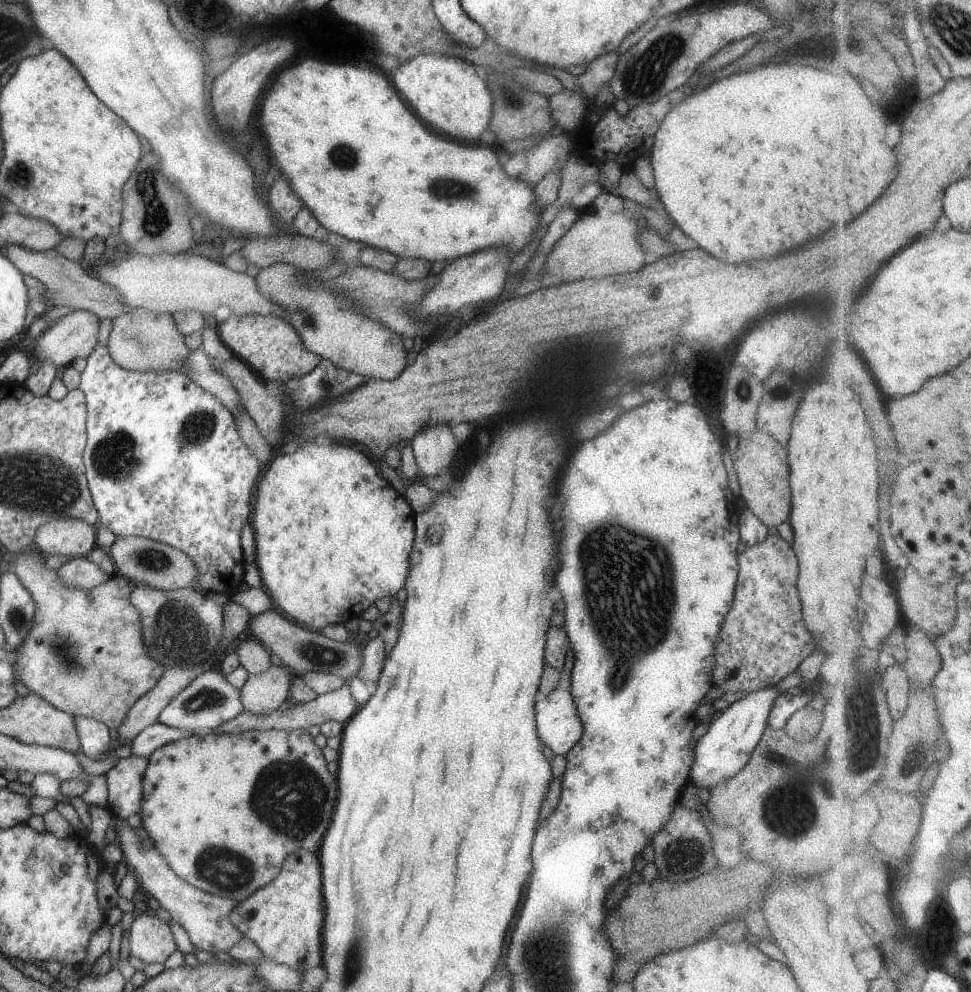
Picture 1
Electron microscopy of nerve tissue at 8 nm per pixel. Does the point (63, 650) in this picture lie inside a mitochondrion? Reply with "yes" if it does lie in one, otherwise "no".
yes

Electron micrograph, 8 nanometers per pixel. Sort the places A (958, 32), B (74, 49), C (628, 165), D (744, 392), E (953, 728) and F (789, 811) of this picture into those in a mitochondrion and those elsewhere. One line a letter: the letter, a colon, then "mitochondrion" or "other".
A: mitochondrion
B: other
C: other
D: mitochondrion
E: other
F: mitochondrion

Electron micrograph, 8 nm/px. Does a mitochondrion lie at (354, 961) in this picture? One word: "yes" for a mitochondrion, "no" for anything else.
yes

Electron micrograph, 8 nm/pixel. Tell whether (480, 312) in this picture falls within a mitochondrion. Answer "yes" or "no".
no

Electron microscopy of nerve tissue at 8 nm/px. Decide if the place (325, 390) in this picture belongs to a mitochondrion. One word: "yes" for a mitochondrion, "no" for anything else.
yes

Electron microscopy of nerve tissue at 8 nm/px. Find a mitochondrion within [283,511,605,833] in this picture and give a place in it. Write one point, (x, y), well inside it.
(327, 657)

